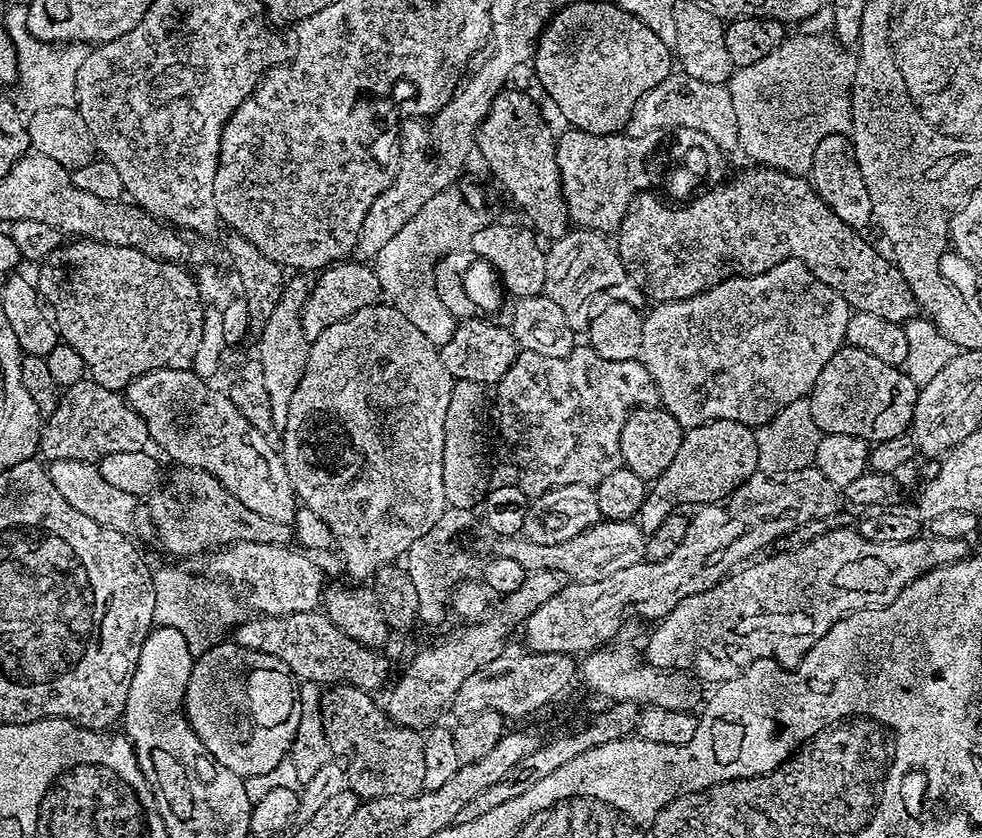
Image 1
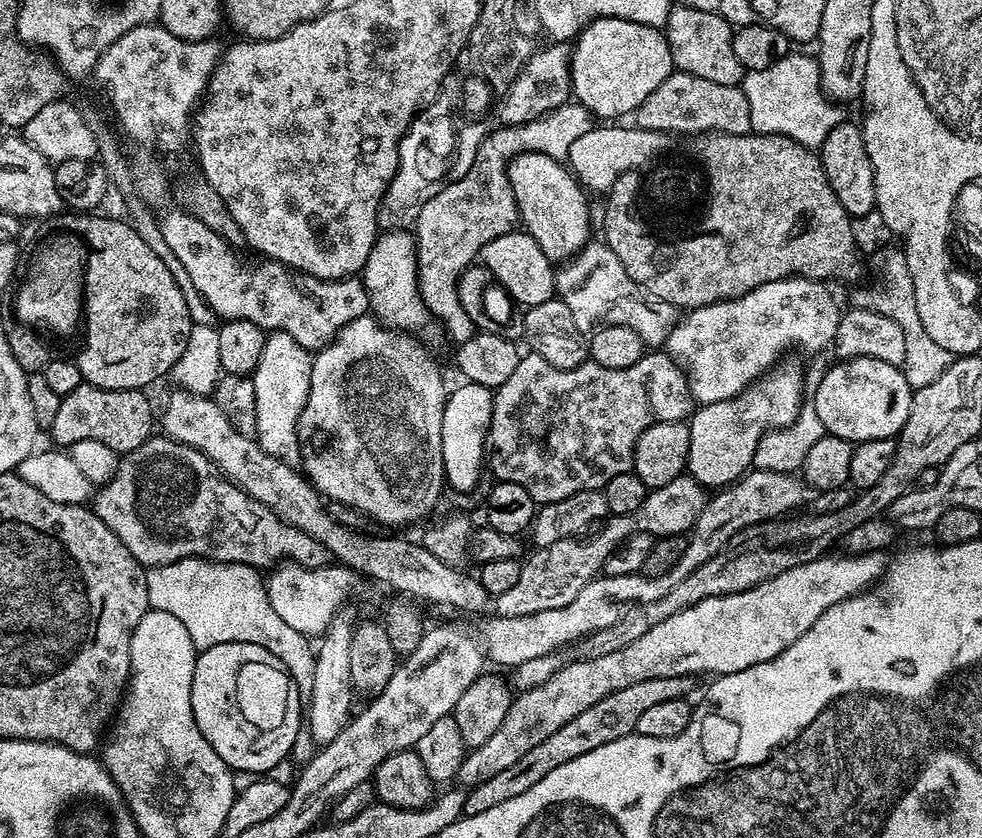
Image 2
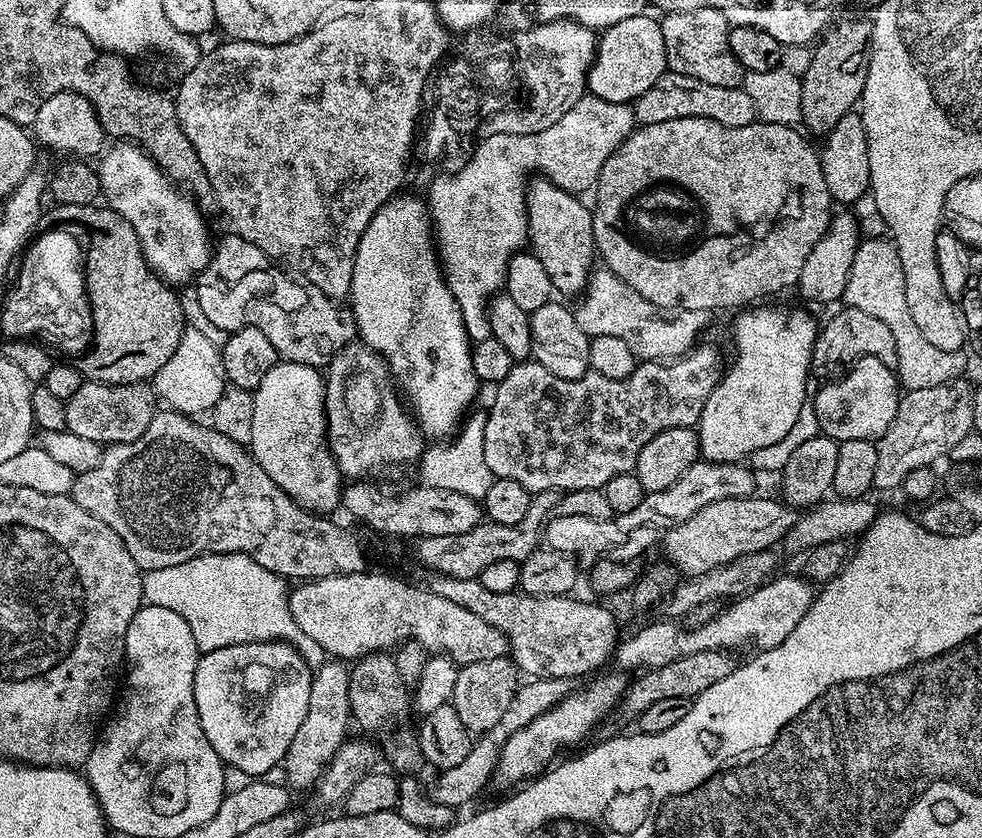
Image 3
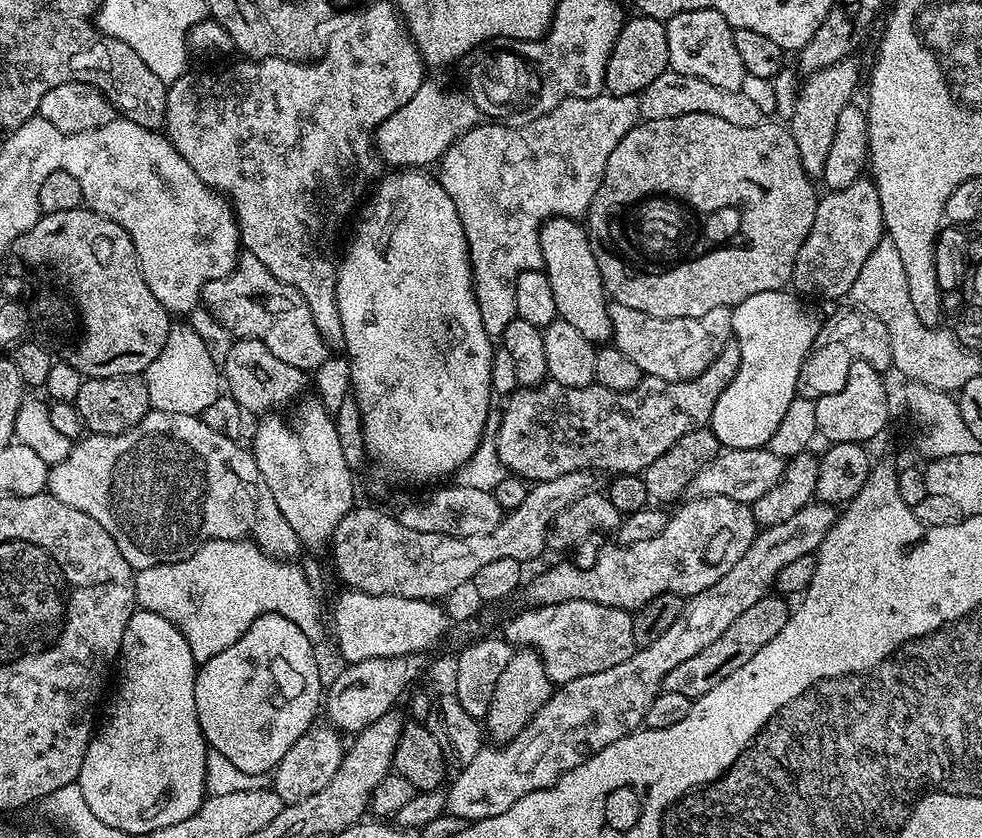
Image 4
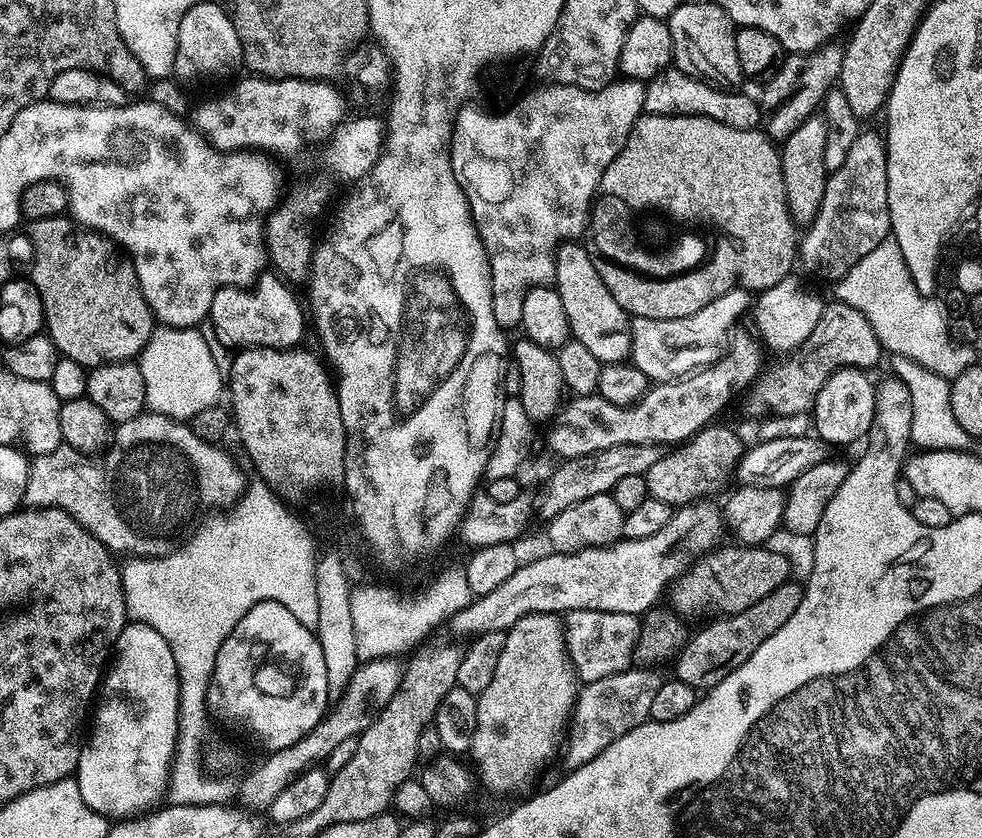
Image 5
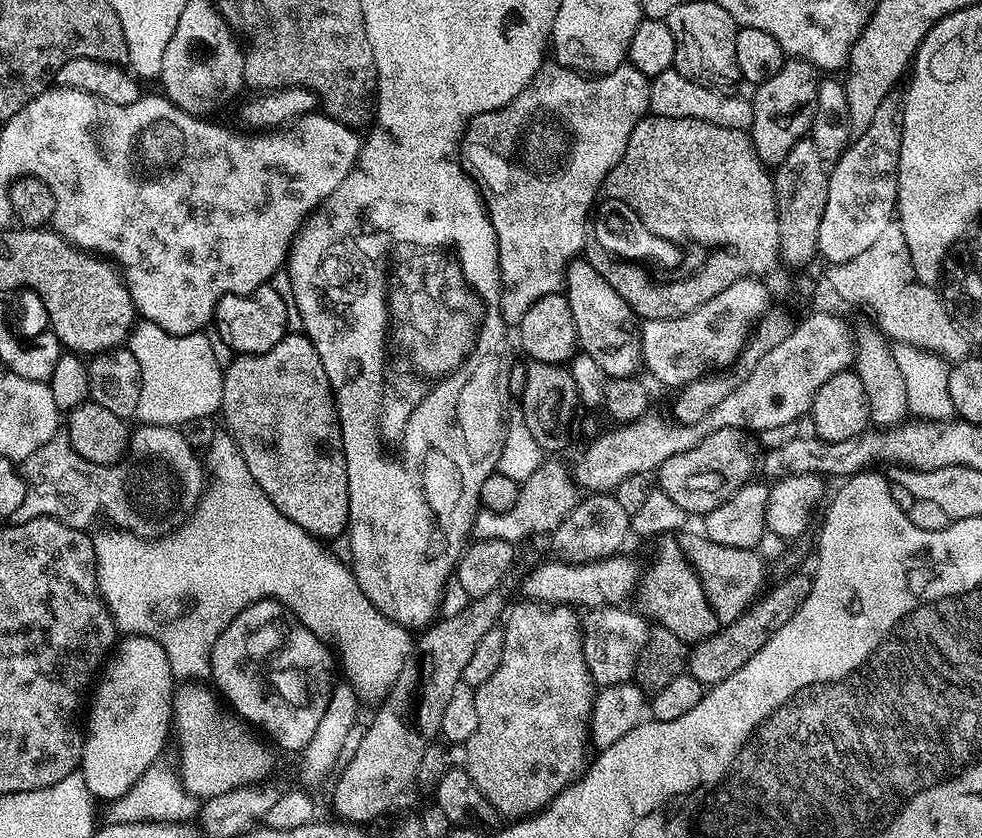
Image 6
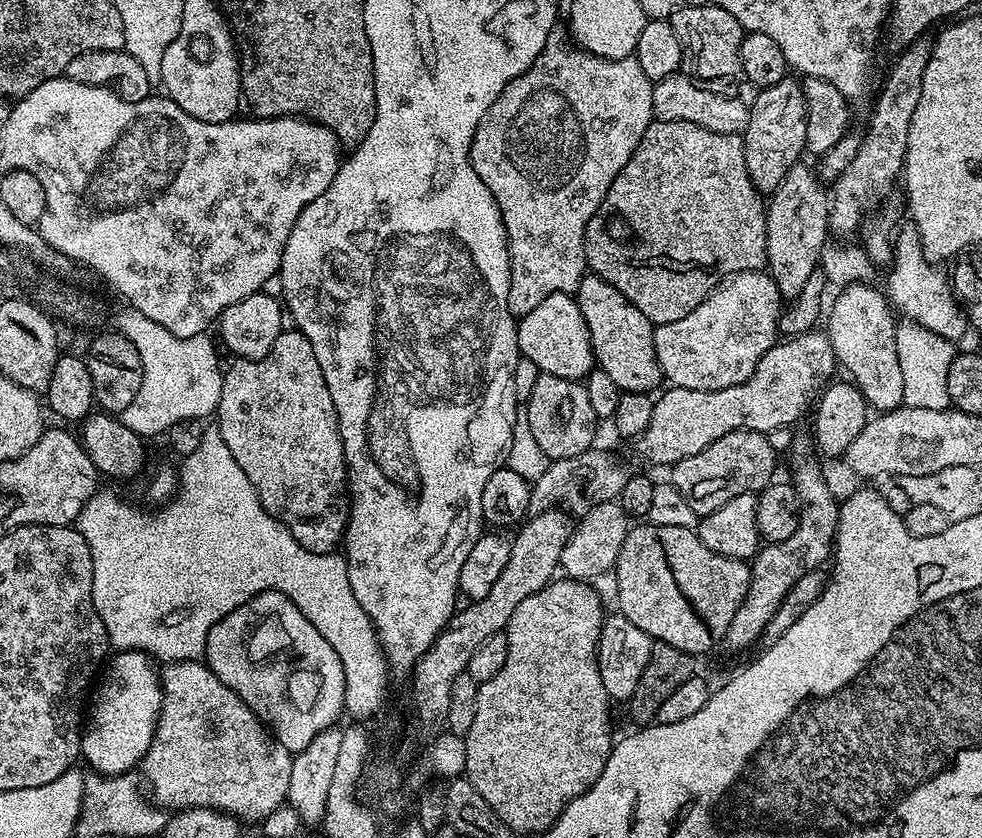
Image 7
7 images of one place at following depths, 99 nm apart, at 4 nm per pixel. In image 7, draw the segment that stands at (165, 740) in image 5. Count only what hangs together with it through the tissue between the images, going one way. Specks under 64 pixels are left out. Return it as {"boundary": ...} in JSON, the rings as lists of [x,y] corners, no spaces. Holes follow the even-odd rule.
{"boundary":[[[117,651],[115,655],[107,661],[99,677],[100,685],[99,680],[95,685],[96,697],[91,697],[80,741],[83,763],[88,763],[93,773],[111,777],[131,773],[131,768],[143,761],[156,733],[156,719],[164,697],[153,657],[146,652]]]}

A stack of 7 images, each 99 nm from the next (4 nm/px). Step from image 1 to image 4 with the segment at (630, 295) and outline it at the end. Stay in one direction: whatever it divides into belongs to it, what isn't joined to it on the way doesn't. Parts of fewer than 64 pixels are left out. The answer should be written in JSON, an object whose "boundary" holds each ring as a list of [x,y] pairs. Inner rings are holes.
{"boundary":[[[613,303],[609,307],[608,313],[612,323],[611,343],[615,348],[622,354],[626,354],[635,365],[640,367],[644,376],[657,376],[663,380],[692,380],[698,374],[702,374],[702,370],[706,370],[706,366],[710,366],[710,362],[714,362],[714,358],[718,358],[718,354],[722,354],[726,342],[733,339],[732,309],[730,308],[709,310],[698,318],[663,320],[642,314],[642,310],[630,310],[630,306]]]}

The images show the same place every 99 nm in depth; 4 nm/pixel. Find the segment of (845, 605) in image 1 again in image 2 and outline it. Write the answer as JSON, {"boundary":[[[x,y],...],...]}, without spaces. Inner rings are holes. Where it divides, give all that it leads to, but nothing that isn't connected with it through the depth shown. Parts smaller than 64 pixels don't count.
{"boundary":[[[885,553],[834,555],[825,554],[814,562],[782,570],[782,574],[750,590],[706,598],[694,606],[686,606],[686,610],[670,614],[666,622],[658,622],[658,626],[630,642],[630,646],[605,654],[603,658],[576,658],[573,664],[572,661],[565,663],[554,678],[546,678],[542,686],[523,689],[513,699],[506,718],[502,718],[502,726],[494,730],[489,741],[465,755],[456,780],[464,786],[475,786],[486,782],[486,778],[494,778],[494,774],[502,770],[510,770],[522,754],[530,754],[538,742],[550,738],[554,730],[562,730],[562,726],[578,718],[582,710],[590,710],[594,702],[602,702],[602,698],[614,694],[614,690],[626,690],[626,686],[634,686],[634,682],[674,676],[699,678],[703,672],[712,672],[713,677],[725,676],[778,658],[778,654],[794,646],[830,606],[869,591],[884,575]]]}

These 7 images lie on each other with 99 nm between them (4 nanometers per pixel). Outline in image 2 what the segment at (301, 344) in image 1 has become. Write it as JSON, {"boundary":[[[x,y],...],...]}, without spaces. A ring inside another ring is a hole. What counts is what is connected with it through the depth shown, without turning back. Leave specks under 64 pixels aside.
{"boundary":[[[276,330],[264,341],[262,358],[251,373],[257,402],[257,428],[254,439],[274,458],[285,462],[300,460],[300,415],[310,394],[313,353],[298,346],[290,334]]]}

